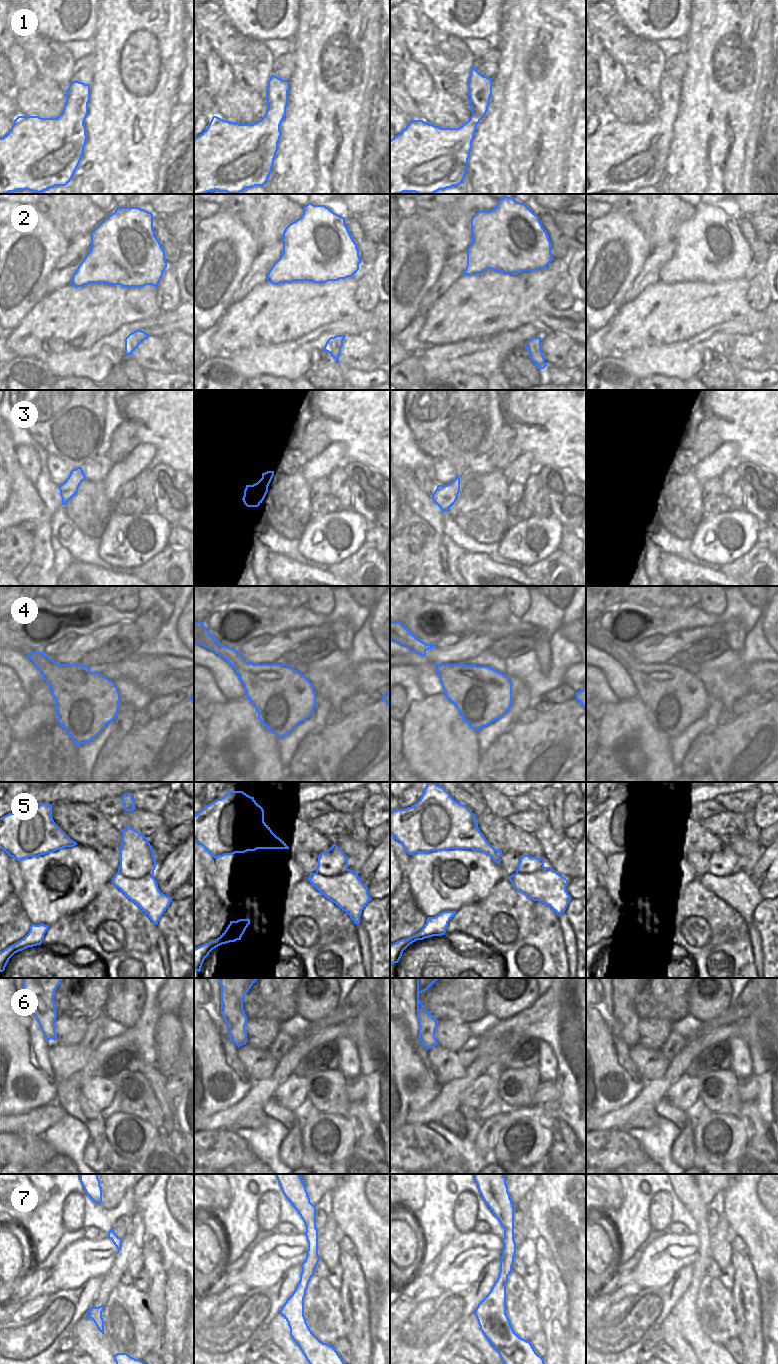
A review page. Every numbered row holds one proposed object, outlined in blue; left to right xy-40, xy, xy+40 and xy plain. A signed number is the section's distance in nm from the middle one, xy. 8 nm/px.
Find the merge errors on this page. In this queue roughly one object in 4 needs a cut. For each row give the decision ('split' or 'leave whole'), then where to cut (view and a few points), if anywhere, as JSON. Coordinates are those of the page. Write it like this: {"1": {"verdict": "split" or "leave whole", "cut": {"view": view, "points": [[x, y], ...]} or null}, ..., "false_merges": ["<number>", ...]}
{"1": {"verdict": "leave whole", "cut": null}, "2": {"verdict": "leave whole", "cut": null}, "3": {"verdict": "leave whole", "cut": null}, "4": {"verdict": "leave whole", "cut": null}, "5": {"verdict": "split", "cut": {"view": "xy-40", "points": [[118, 872], [131, 878], [142, 878], [149, 873], [153, 873]]}}, "6": {"verdict": "leave whole", "cut": null}, "7": {"verdict": "leave whole", "cut": null}, "false_merges": ["5"]}

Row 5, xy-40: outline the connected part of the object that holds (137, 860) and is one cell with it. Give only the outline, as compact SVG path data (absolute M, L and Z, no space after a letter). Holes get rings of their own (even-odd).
M131 827L122 830L118 873L131 879L141 879L156 868L154 850L147 838Z

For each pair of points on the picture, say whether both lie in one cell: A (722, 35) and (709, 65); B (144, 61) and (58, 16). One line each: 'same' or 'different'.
A: same
B: different

